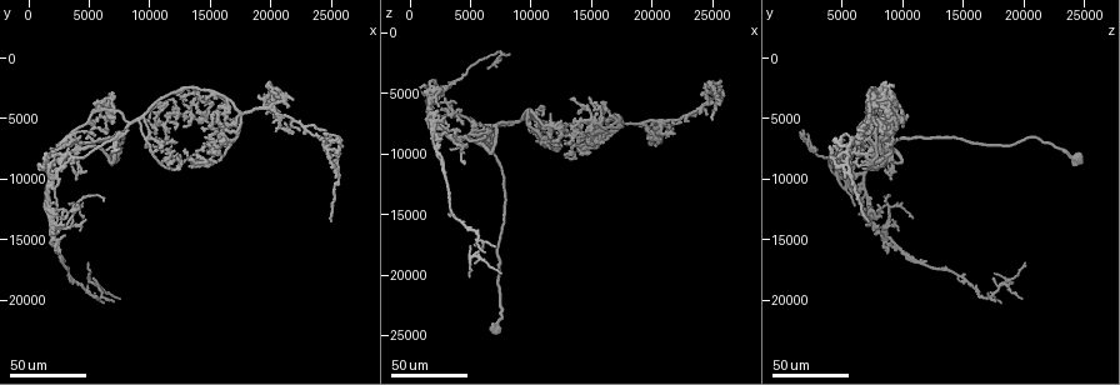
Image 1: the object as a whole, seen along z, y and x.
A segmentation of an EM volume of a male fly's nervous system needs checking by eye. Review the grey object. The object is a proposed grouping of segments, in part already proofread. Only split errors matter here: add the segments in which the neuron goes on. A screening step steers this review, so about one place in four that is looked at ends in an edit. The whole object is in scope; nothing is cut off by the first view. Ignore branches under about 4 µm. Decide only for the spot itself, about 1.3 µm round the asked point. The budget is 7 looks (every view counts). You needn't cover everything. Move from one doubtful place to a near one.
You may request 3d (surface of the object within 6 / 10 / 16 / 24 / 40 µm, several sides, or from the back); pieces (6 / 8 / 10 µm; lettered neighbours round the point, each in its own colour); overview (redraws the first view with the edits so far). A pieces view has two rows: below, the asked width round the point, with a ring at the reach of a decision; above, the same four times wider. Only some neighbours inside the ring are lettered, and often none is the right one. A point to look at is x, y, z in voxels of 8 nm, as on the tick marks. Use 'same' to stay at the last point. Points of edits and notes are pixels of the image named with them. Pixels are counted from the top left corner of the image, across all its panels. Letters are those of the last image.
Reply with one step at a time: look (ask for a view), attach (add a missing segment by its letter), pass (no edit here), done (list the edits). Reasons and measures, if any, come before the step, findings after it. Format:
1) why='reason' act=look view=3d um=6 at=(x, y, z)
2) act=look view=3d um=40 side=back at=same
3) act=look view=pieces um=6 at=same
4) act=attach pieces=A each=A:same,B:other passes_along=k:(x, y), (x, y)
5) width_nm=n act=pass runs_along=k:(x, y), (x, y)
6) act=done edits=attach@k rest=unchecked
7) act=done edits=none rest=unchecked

why='tapers out' act=look view=3d um=24 at=(11800, 9200, 6800)

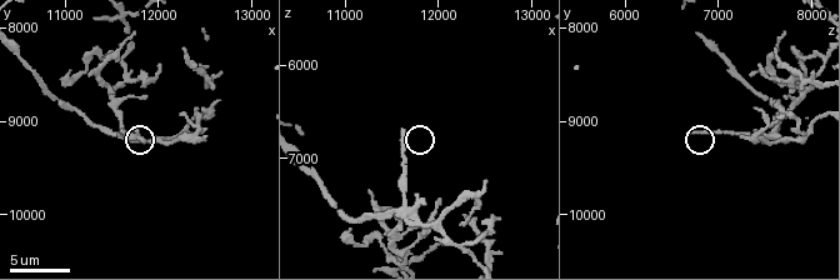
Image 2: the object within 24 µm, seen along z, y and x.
act=look view=pieces um=6 at=(11650, 9100, 6700)

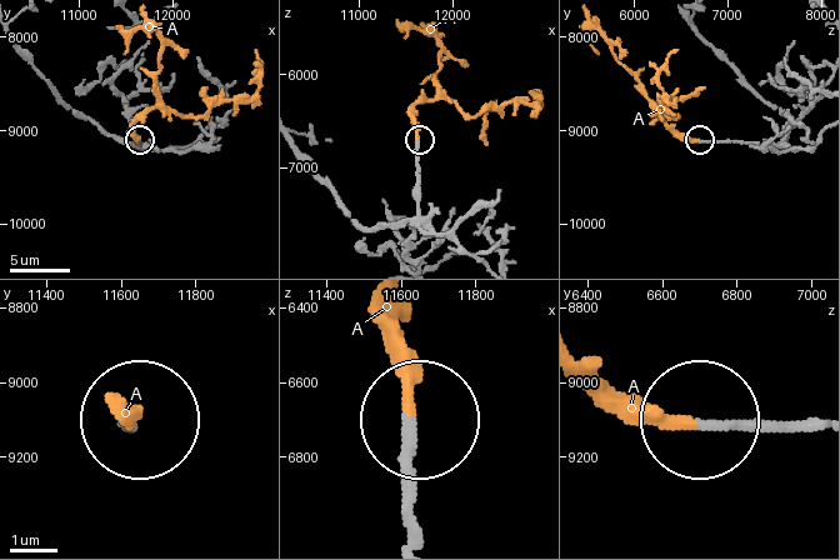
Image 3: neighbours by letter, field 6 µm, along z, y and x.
act=attach pieces=A each=A:same passes_along=3:(813, 426), (645, 426), (586, 379) found='it goes on there'

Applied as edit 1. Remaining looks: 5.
act=look view=overview

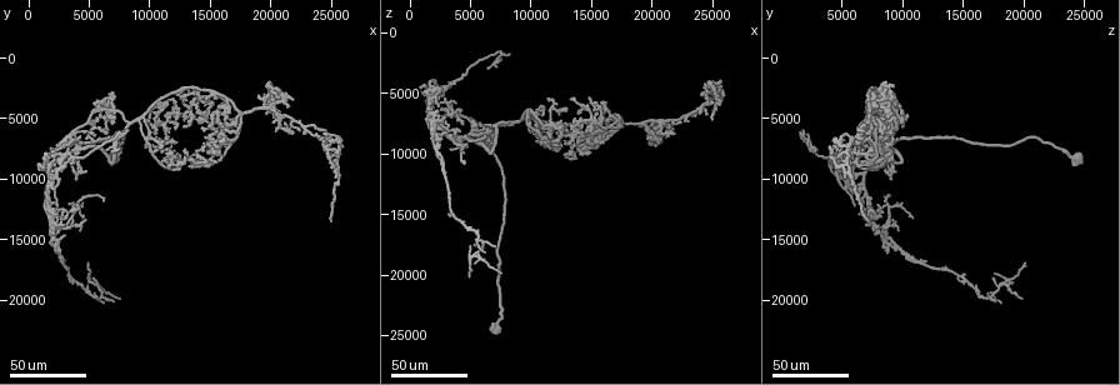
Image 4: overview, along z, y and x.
why='branch stops here' act=look view=3d um=24 at=(13200, 8600, 5400)

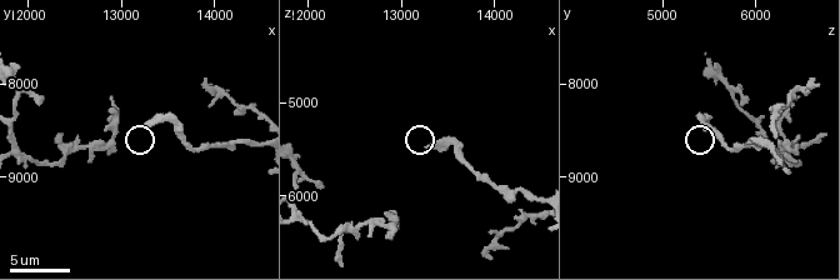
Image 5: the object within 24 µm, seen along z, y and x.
why='see the neighbours' act=look view=pieces um=10 at=(13300, 8400, 5450)

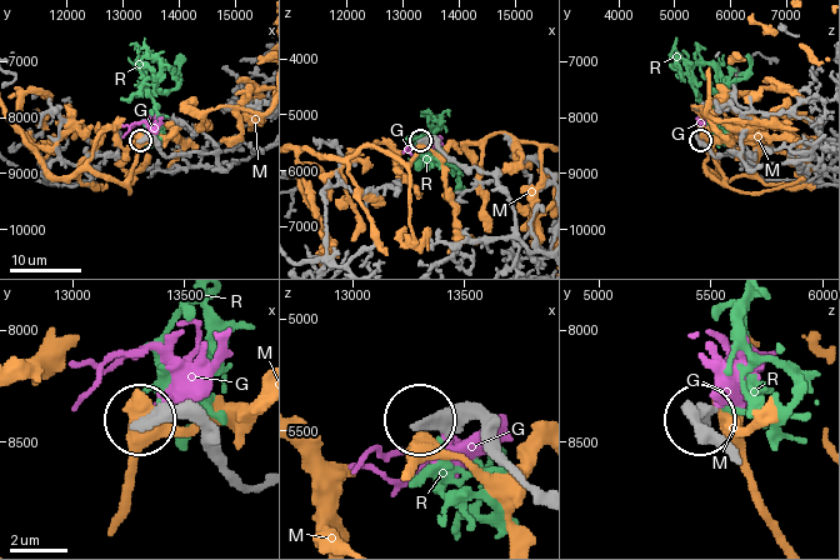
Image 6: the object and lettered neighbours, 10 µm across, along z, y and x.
act=pass each=G:other,M:other,R:other runs_along=6:(231, 164), (209, 153), (166, 156), (140, 140) found='none of them fits'

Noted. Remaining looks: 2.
why='branch stops here' act=look view=3d um=40 at=(20000, 5000, 8600)

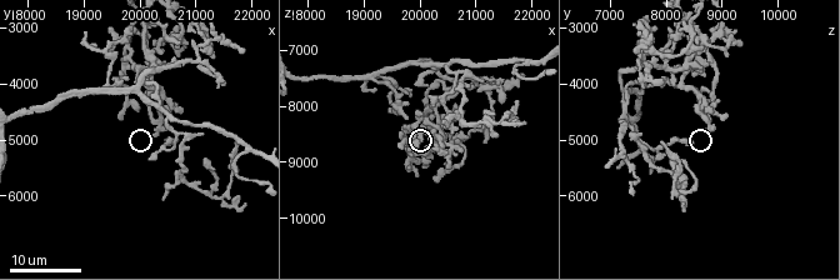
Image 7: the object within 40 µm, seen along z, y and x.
act=look view=pieces um=6 at=(20250, 4900, 8750)

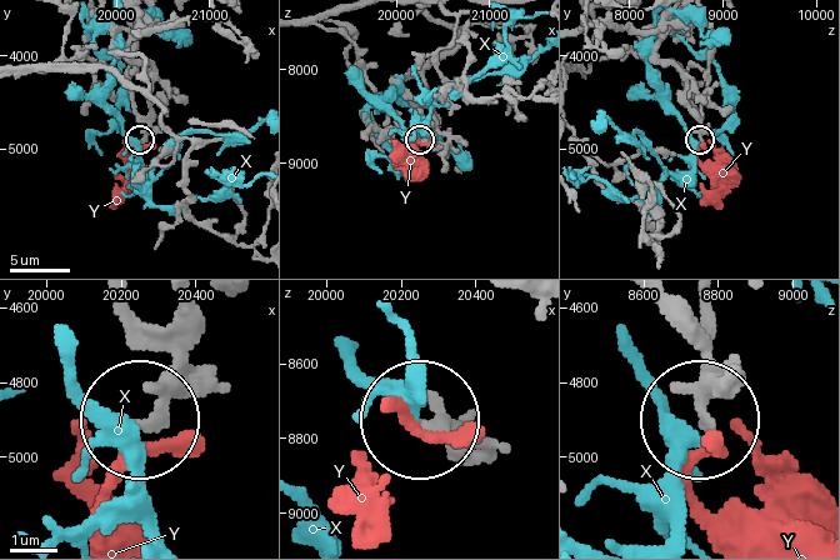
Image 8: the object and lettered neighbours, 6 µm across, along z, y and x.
act=pass each=X:other,Y:other runs_along=8:(183, 310), (166, 394), (139, 418) found='no lettered segment goes on from it'

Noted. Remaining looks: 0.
act=done edits=attach@3 rest=unchecked

